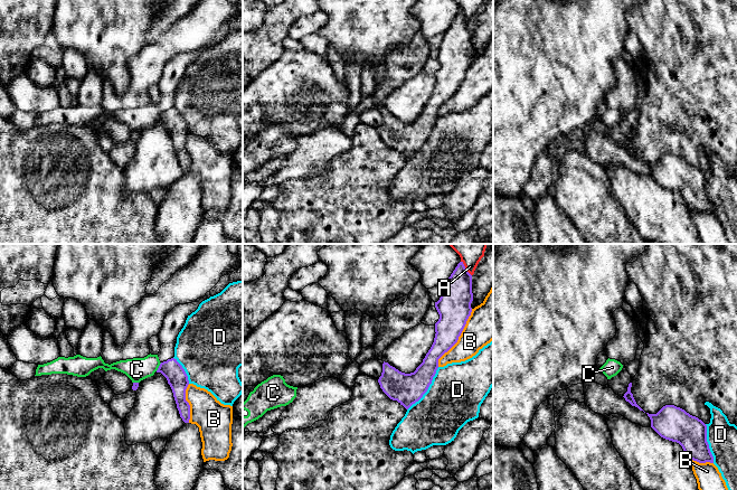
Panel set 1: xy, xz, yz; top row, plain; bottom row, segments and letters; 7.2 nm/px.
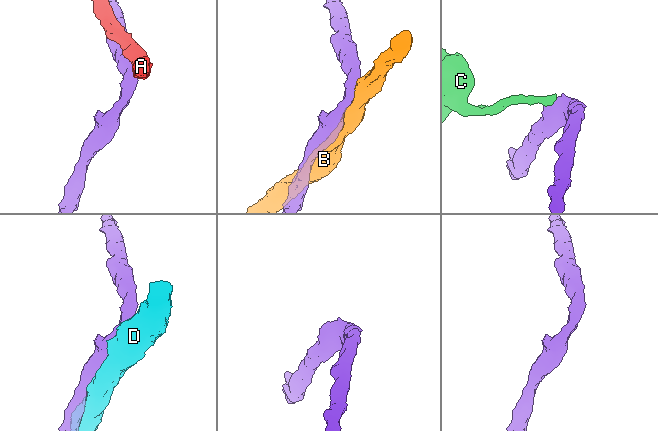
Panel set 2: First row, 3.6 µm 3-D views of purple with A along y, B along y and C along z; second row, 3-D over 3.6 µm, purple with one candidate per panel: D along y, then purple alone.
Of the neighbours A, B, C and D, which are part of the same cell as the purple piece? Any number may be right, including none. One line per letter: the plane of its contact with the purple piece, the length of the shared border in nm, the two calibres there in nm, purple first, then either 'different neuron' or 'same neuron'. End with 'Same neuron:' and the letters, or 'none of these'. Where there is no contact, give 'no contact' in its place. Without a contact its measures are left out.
A: meets purple in xz; contact 130 nm long; 220 nm thick on the purple side, 220 nm on the other; different neuron
B: meets purple in xz; contact 480 nm long; 240 nm thick on the purple side, 280 nm on the other; different neuron
C: meets purple in xy; contact 80 nm long; 150 nm thick on the purple side, 170 nm on the other; different neuron
D: meets purple in xz; contact 380 nm long; 220 nm thick on the purple side, 400 nm on the other; different neuron
Same neuron: none of these

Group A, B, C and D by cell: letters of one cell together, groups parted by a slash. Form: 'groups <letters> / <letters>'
groups A / B / C / D

